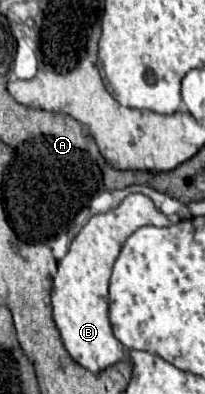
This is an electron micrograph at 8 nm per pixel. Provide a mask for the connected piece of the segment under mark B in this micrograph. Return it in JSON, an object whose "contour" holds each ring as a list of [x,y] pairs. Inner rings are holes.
{"contour":[[[141,193],[127,195],[119,207],[93,215],[89,223],[73,239],[69,253],[59,261],[59,271],[53,278],[51,290],[52,317],[61,333],[63,345],[69,355],[85,369],[99,373],[109,365],[123,359],[123,345],[113,337],[109,323],[109,277],[115,259],[127,237],[145,225],[167,227],[177,223],[179,217],[163,215],[149,197]]]}

